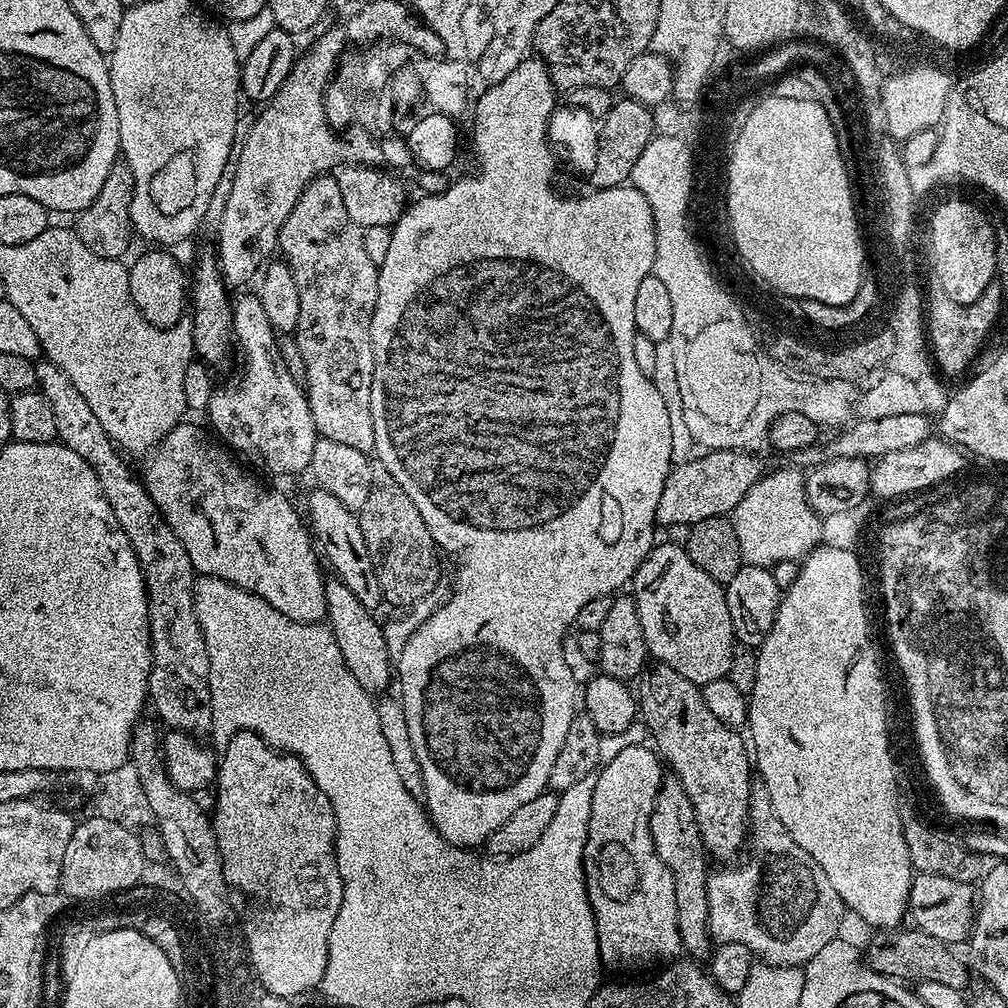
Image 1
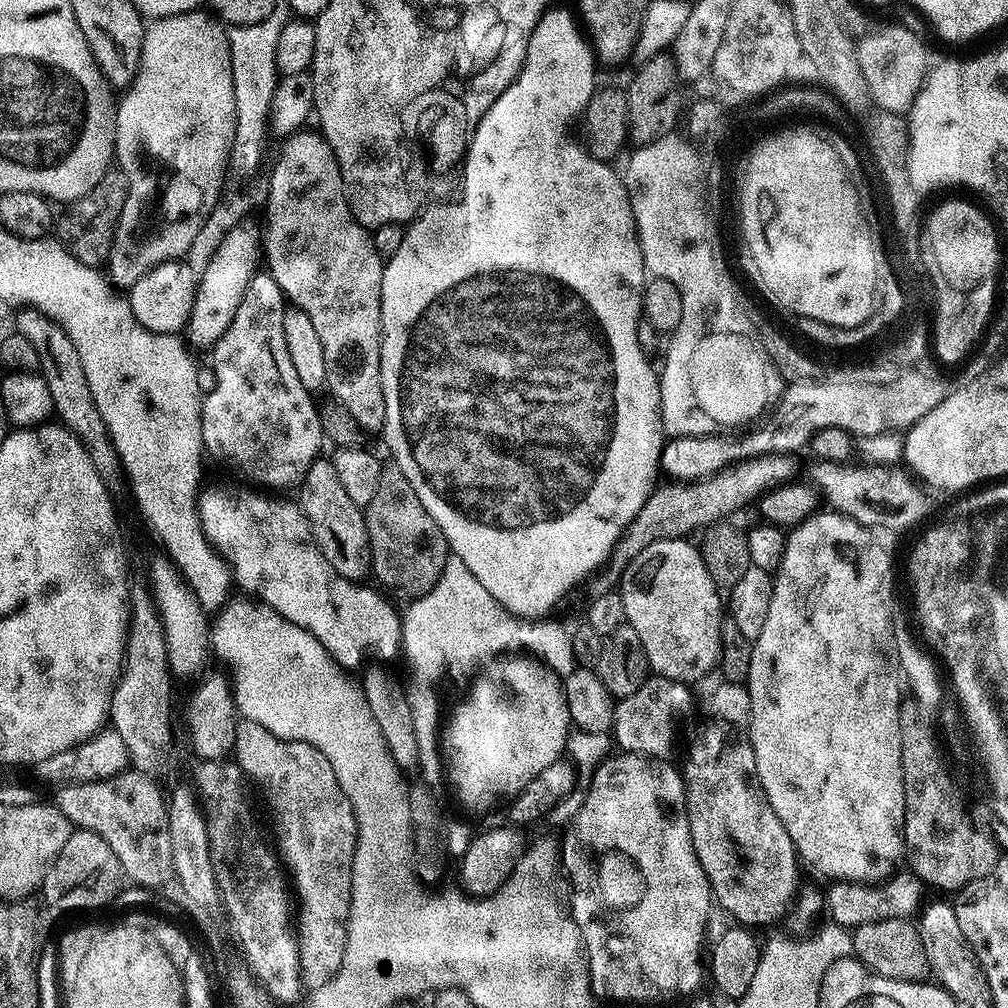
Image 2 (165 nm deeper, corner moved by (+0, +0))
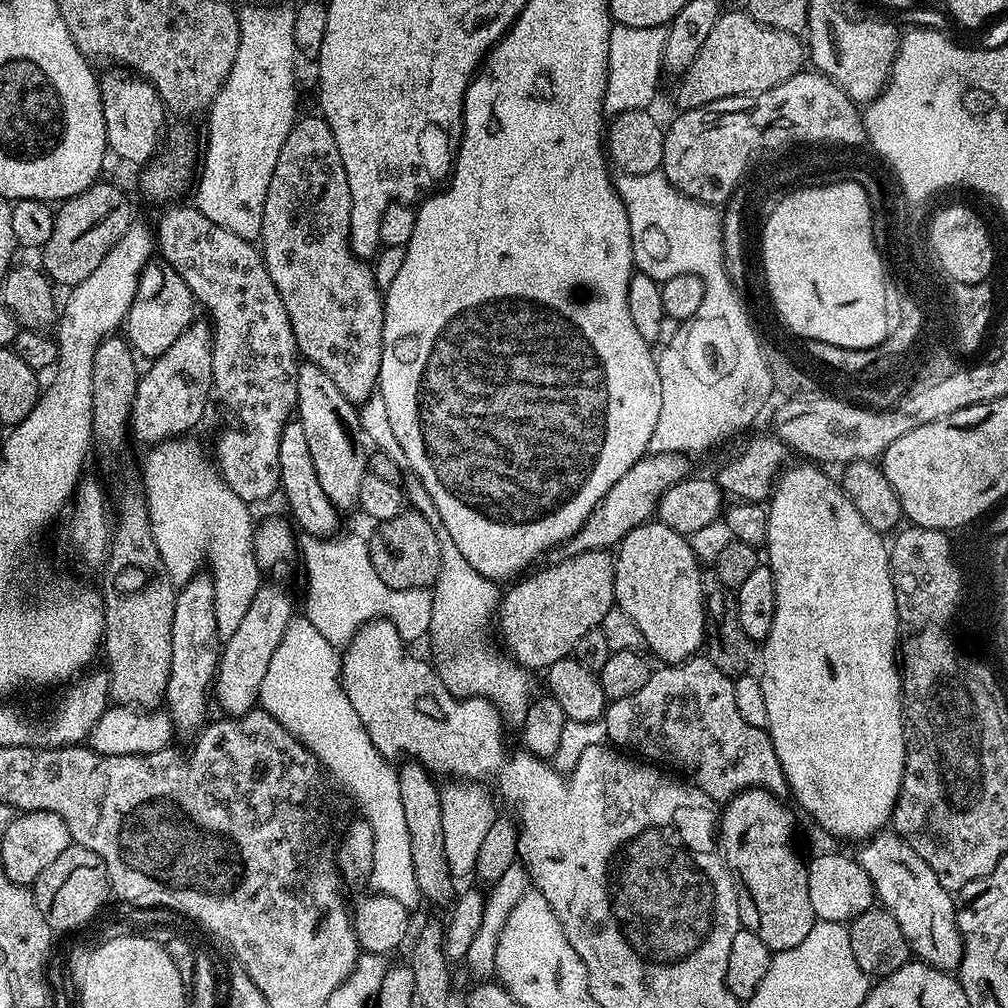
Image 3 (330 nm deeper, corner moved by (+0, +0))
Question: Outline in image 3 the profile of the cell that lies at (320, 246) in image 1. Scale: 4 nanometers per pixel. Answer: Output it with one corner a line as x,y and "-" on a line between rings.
301,115
295,126
286,134
286,143
282,146
282,154
278,154
278,166
274,166
274,174
270,178
270,186
266,190
266,206
262,214
262,230
260,231
259,247
262,249
264,265
282,298
282,306
286,306
286,314
290,318
292,333
296,339
299,355
309,364
317,364
330,379
334,386
342,390
342,398
350,403
361,406
377,391
380,383
380,363
382,362
382,342
384,341
384,298
381,289
376,289
376,280
361,257
352,253
348,245
350,230
350,186
346,182
346,166
342,166
342,154
338,154
338,146
334,146
334,134
324,121
323,115

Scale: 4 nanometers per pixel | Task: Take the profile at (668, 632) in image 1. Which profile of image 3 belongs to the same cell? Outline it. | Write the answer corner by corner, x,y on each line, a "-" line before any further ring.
659,522
640,524
622,538
614,552
614,590
616,604
638,626
647,651
652,651
665,665
692,659
701,651
706,640
704,615
704,580
700,576
701,561
696,559
691,543

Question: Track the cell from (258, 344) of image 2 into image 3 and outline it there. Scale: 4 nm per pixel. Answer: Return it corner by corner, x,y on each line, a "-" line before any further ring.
176,206
165,207
168,209
161,214
160,221
154,224
154,244
164,263
172,264
174,270
178,270
182,282
186,282
186,286
192,292
193,301
195,301
199,307
201,304
201,306
212,315
210,324
212,330
212,383
214,385
214,392
217,397
220,395
220,400
228,407
229,414
237,420
237,424
234,425
233,428
224,428
221,430
220,437
216,440
216,460
214,456
214,464
219,471
220,477
226,482
226,486
230,486
230,490
234,490
234,494
238,494
238,498
249,502
264,500
267,496
274,495
275,492
277,495
278,489
280,488
278,446
282,442
282,430
288,425
288,421
293,419
296,410
298,349
296,347
296,339
292,333
292,327
290,326
290,318
286,314
286,306
282,306
282,298
278,294
274,282
266,270
261,249
257,247
253,241
238,238
238,234
230,234
230,230
222,230
222,226
210,222
210,218
206,218
206,214
202,214
194,206
188,206
188,208
172,207

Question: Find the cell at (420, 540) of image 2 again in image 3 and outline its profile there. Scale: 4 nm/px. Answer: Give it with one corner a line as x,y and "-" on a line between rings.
405,510
394,518
379,521
375,528
376,533
368,540
369,554
382,581
402,591
431,589
440,573
440,538
427,518
415,510

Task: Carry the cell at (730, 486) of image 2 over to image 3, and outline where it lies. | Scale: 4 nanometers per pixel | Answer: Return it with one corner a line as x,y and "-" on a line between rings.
590,550
577,556
565,555
563,559
557,564
550,565
549,568
542,569
541,572
533,571
528,574
533,574
533,576
525,575
523,578
517,579
511,585
513,588
509,592
503,593
500,601
498,628
500,624
501,637
499,636
499,639
502,644
502,639
504,639
503,647
523,668
546,670
550,666
554,666
554,662
569,659
574,646
578,646
578,638
582,638
582,634
586,634
586,630
599,628
602,618
606,618
608,611
616,604
616,591
614,590
616,570
611,551

